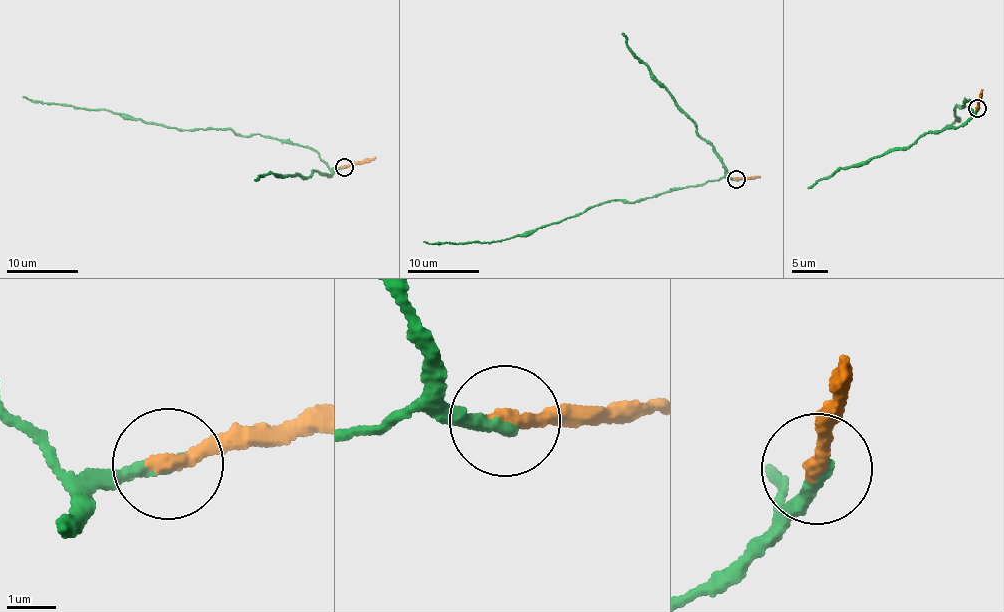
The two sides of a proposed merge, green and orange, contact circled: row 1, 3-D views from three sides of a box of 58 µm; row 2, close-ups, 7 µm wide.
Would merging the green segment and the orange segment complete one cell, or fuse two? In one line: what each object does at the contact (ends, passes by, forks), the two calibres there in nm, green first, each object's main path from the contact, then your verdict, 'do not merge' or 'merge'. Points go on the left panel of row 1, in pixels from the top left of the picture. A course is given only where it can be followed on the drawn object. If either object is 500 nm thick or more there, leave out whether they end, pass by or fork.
green ends there; orange ends there; 280 nm thick on the green side, 320 nm on the other; green runs (345, 167), (330, 167), (313, 150), (263, 135), (166, 127), (110, 110), (22, 97); orange runs (345, 167), (370, 162), (376, 156); do not merge

